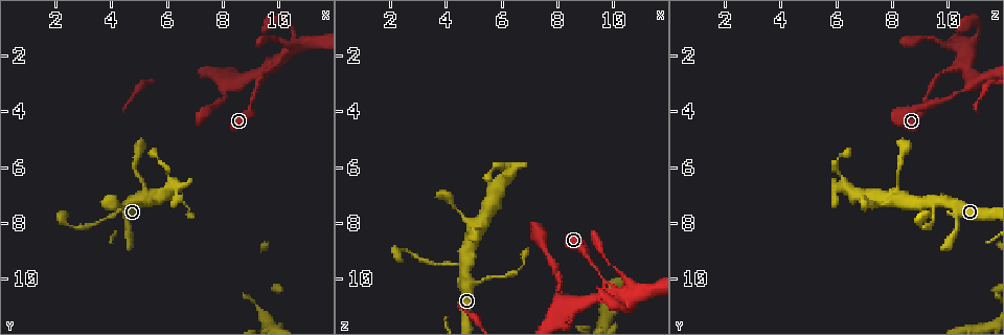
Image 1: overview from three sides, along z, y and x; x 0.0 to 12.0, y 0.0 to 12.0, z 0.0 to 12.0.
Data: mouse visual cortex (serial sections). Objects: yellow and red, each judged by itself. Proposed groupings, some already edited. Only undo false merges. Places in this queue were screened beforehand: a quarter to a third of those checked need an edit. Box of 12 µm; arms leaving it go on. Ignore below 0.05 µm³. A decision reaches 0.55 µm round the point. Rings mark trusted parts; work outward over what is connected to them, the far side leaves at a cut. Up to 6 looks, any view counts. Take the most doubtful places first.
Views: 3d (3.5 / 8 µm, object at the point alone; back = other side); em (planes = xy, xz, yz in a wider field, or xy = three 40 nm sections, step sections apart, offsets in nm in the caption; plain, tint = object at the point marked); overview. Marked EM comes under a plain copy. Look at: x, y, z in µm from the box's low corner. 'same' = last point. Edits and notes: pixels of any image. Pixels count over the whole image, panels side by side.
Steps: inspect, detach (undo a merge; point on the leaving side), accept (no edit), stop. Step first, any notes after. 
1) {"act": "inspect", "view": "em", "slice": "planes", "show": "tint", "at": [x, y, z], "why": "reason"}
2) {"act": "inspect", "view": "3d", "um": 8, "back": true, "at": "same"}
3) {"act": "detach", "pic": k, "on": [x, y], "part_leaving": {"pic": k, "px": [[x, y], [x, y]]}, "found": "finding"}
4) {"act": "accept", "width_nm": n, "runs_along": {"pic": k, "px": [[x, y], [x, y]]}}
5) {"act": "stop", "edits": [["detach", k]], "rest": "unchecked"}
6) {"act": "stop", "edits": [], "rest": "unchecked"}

{"act": "inspect", "view": "3d", "um": 3.5, "at": [4.7, 7.2, 9.5], "why": "a fork"}

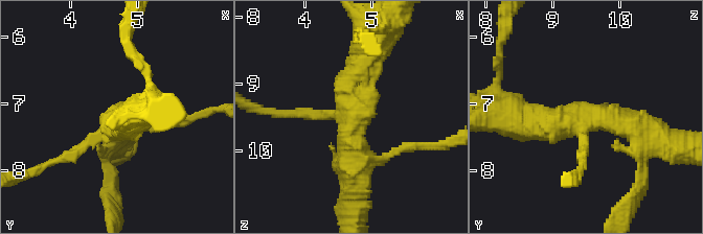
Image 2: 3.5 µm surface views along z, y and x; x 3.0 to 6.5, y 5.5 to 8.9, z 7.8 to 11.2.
{"act": "inspect", "view": "em", "slice": "xy", "step": 2, "show": "tint", "at": [4.75, 7.20, 9.45], "why": "shape alone is not enough"}

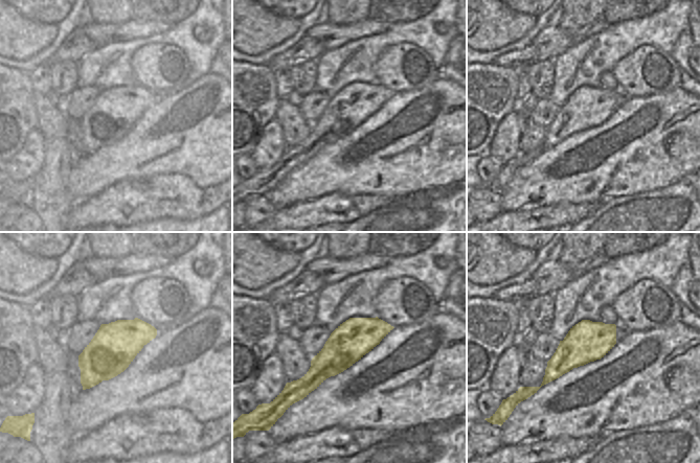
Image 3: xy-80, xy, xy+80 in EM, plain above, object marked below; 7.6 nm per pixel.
{"act": "accept", "arm_widths_nm": [150, 400, 450], "found": "continuous, no second cell"}

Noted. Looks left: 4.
{"act": "inspect", "view": "3d", "um": 3.5, "at": [8.2, 3.0, 10.9], "why": "abrupt turn"}

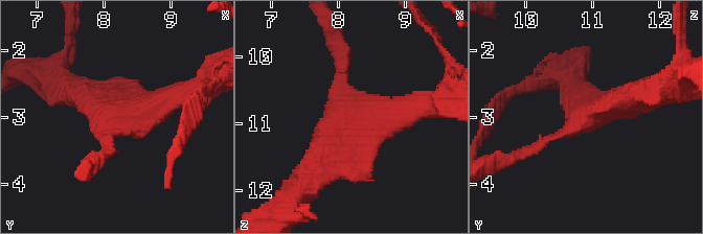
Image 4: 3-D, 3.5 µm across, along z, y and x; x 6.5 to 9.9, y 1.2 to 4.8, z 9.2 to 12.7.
{"act": "inspect", "view": "em", "slice": "xy", "step": 2, "show": "tint", "at": [8.20, 3.05, 10.90]}

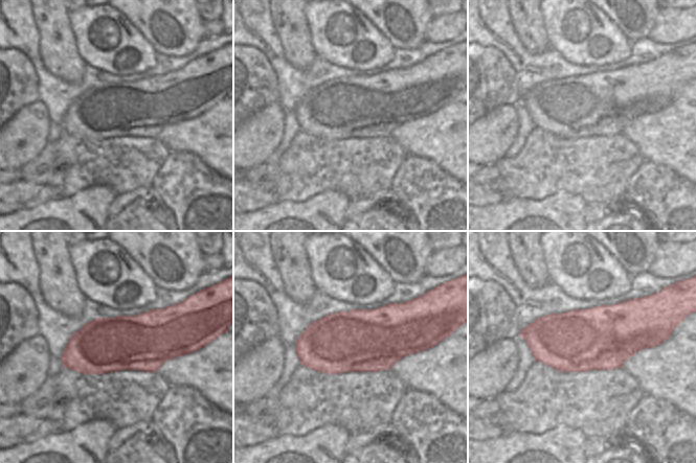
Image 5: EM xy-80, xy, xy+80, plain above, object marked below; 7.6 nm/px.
{"act": "accept", "runs_along": {"pic": 4, "px": [[183, 94], [109, 123], [109, 148]]}, "found": "all the same cell"}

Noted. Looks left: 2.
{"act": "inspect", "view": "3d", "um": 3.5, "at": [10.5, 1.6, 10.9], "why": "four-way junction"}

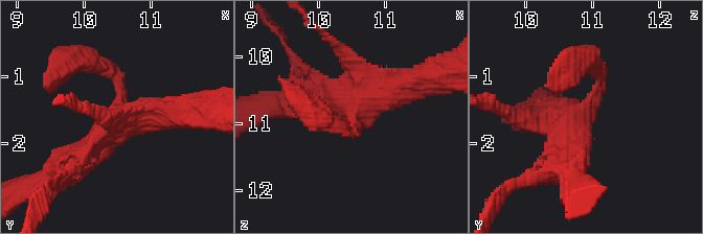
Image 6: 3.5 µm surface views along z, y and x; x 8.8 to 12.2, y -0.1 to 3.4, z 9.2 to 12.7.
{"act": "inspect", "view": "em", "slice": "xy", "step": 1, "show": "tint", "at": [10.55, 1.55, 10.90], "arms": 4, "arm_widths_nm": [150, 200, 450, 450]}

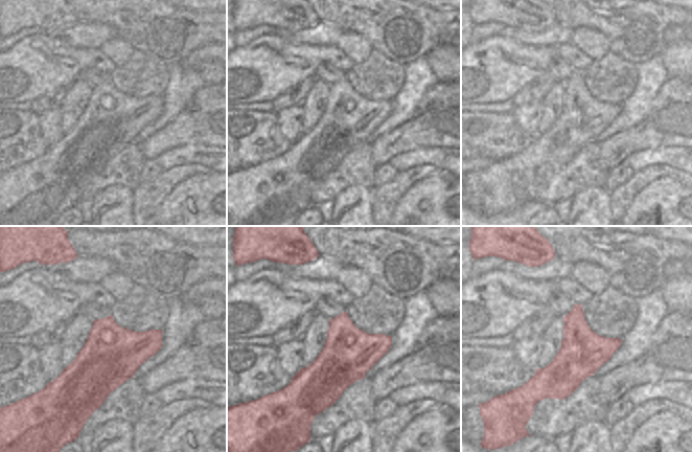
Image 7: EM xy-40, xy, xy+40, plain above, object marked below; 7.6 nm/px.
{"act": "accept", "runs_along": {"pic": 6, "px": [[62, 171], [116, 123], [180, 114]]}, "found": "one cell here"}

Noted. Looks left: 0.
{"act": "stop", "edits": [], "rest": "unchecked"}

